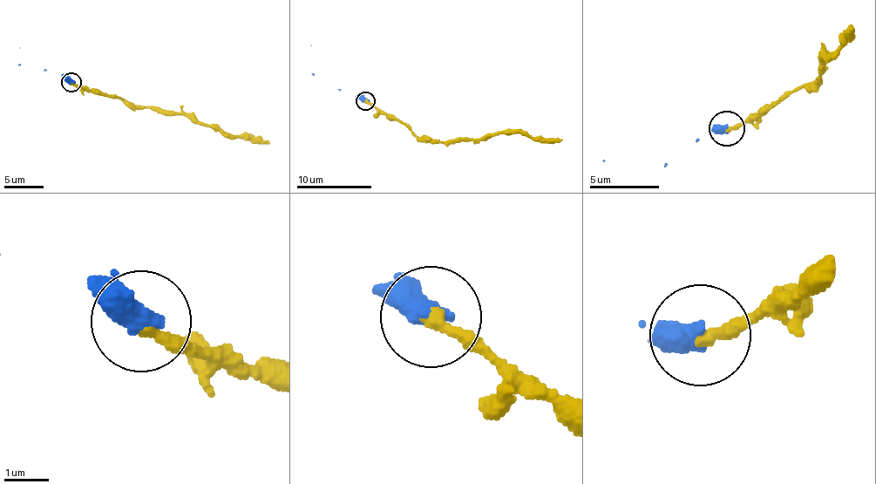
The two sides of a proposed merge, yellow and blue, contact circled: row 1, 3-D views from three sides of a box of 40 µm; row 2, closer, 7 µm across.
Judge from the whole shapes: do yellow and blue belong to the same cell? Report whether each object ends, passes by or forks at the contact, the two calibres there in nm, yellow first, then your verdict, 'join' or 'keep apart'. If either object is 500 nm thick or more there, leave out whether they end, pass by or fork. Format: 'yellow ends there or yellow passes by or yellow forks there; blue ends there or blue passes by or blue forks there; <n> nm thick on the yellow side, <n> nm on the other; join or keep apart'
280 nm thick on the yellow side, 550 nm on the other; keep apart

